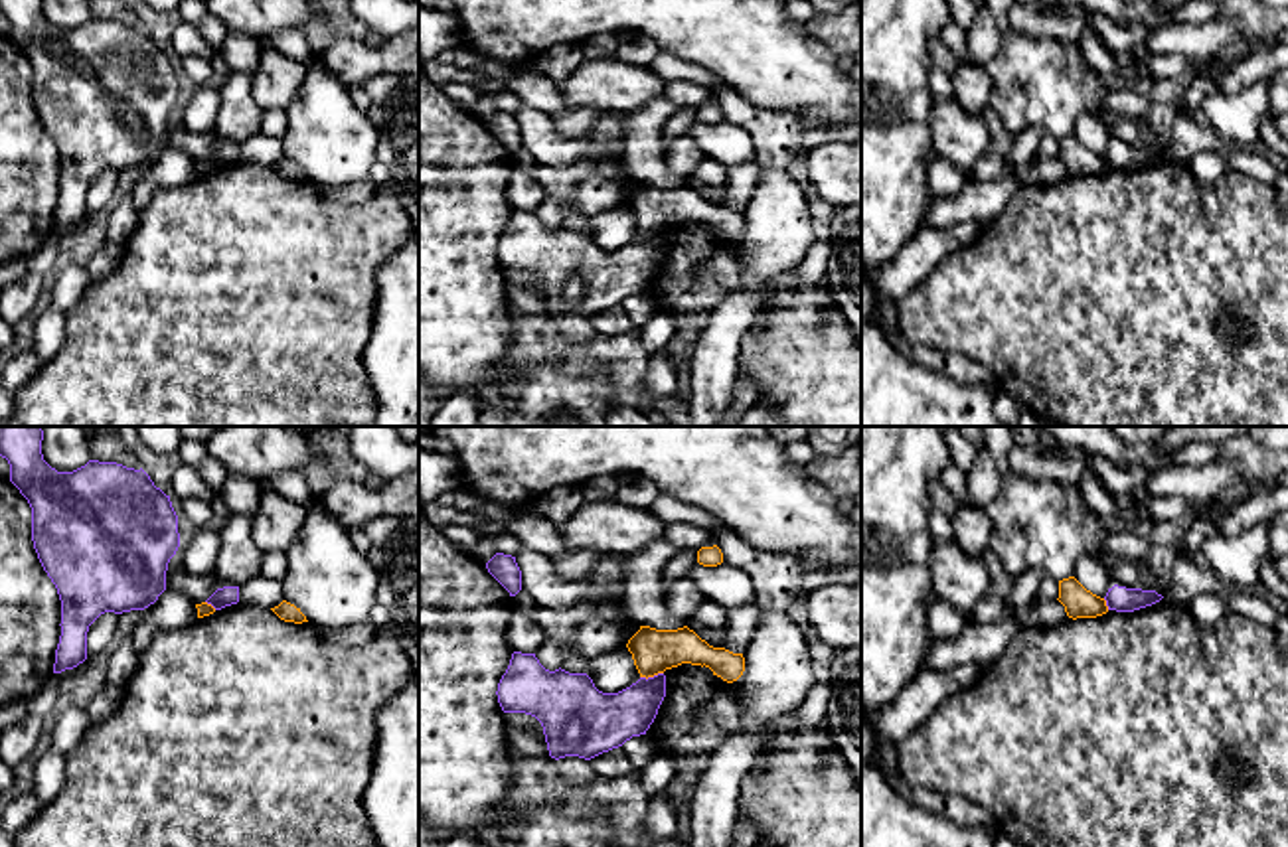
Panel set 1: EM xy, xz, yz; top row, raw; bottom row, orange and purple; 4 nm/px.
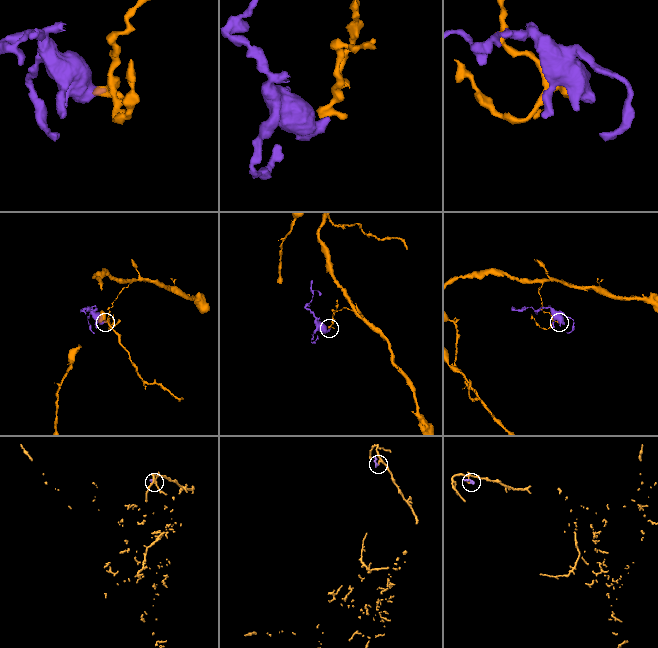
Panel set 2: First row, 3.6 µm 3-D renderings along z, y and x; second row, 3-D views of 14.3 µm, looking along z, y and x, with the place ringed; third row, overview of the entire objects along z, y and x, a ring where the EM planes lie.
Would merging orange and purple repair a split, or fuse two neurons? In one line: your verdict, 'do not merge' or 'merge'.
do not merge

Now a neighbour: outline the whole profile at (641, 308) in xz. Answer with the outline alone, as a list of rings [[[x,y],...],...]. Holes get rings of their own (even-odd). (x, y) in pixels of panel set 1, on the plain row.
[[[648,292],[632,294],[622,302],[622,308],[630,316],[636,330],[642,328],[656,312]]]

